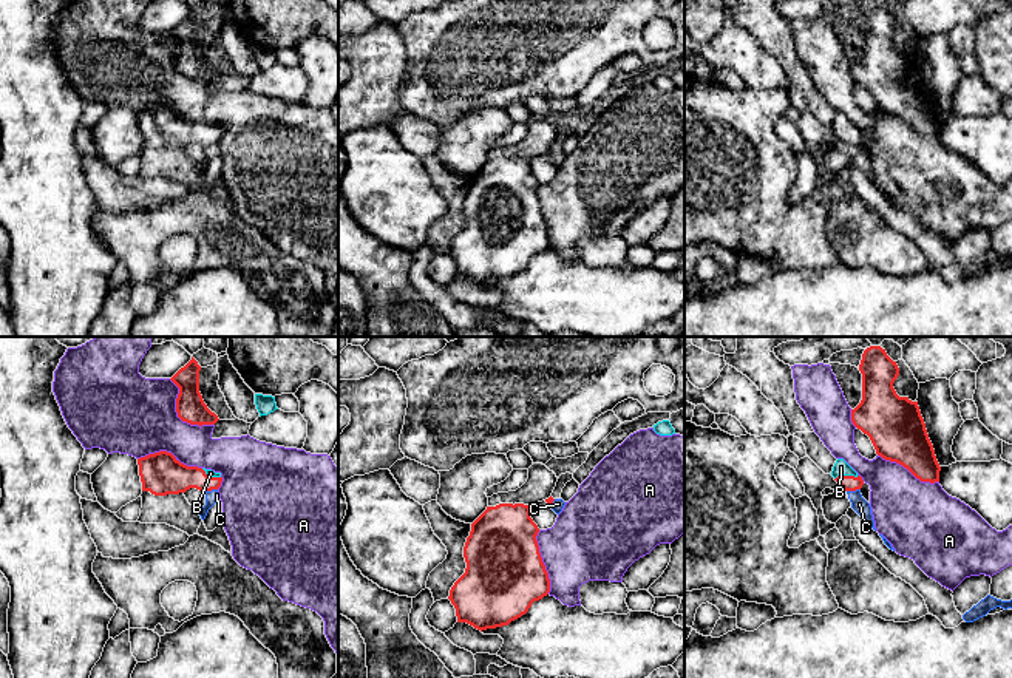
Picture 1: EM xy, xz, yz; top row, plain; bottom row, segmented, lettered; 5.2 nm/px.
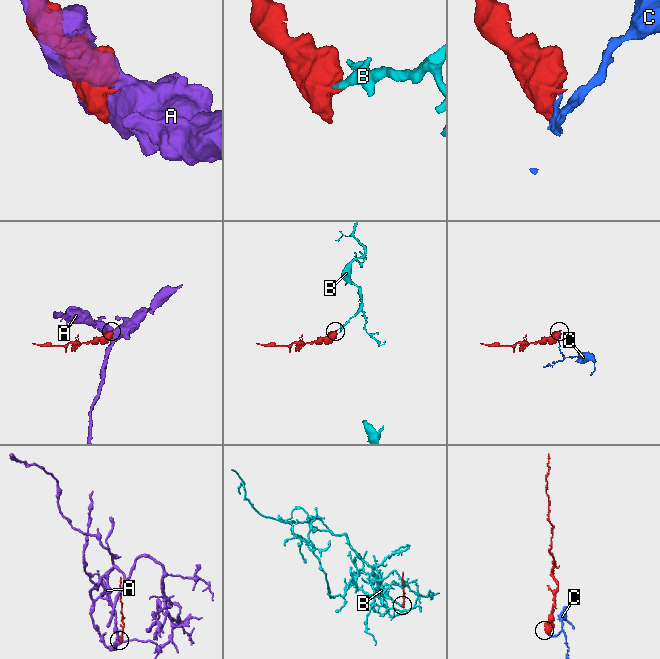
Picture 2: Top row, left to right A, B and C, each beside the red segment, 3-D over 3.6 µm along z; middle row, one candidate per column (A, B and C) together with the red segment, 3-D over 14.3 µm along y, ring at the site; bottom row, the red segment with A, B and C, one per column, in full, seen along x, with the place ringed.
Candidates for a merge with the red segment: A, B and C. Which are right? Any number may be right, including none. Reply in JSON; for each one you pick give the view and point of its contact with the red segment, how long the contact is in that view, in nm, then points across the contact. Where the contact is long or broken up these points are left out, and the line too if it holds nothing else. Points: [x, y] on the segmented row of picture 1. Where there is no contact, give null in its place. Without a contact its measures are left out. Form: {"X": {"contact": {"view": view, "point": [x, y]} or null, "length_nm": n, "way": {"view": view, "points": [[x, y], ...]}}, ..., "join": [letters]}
{"B": {"contact": {"view": "yz", "point": [845, 476]}, "length_nm": 130, "way": {"view": "yz", "points": [[847, 482], [845, 476], [841, 467]]}}, "join": ["B"]}

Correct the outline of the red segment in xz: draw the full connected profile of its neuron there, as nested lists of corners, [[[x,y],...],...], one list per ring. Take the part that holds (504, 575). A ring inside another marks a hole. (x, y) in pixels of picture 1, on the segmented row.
[[[524,503],[487,507],[471,524],[464,547],[467,568],[448,596],[457,622],[467,622],[481,632],[508,625],[525,615],[535,601],[548,595],[550,579],[536,541],[539,528],[530,517],[530,508]]]

